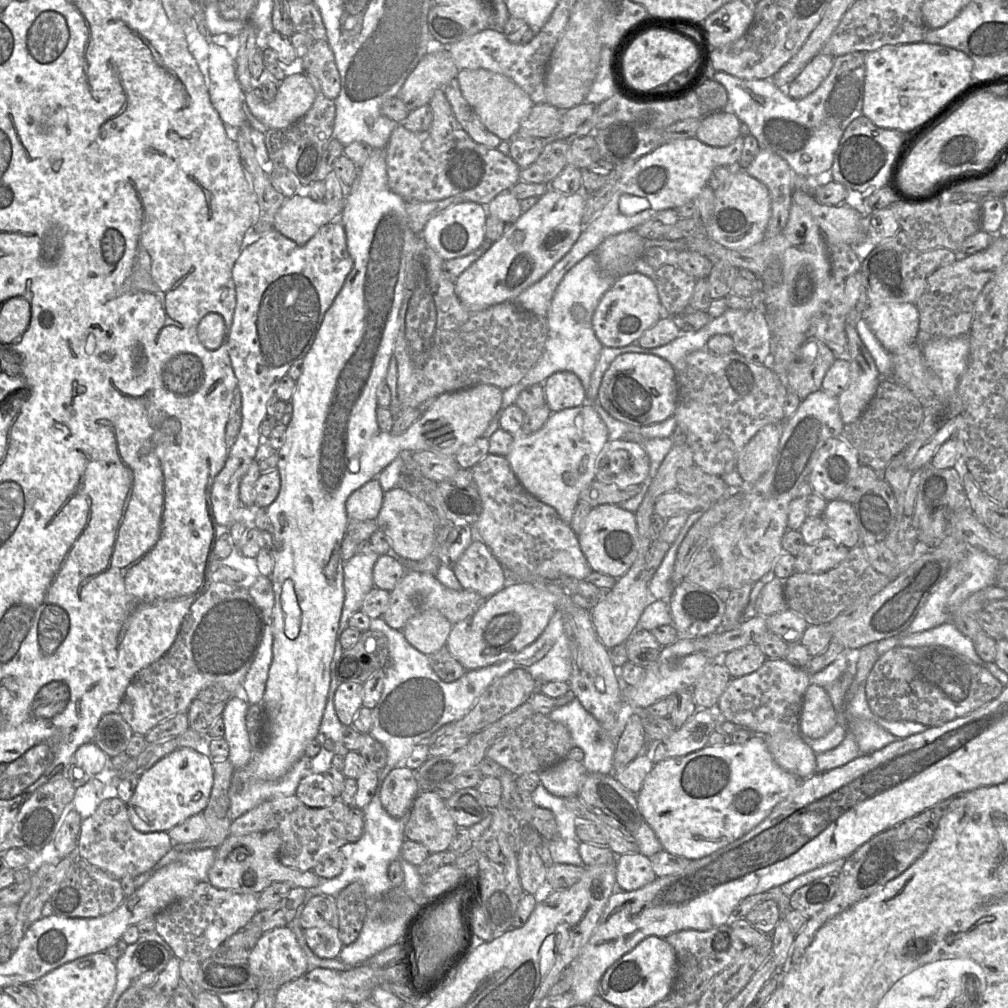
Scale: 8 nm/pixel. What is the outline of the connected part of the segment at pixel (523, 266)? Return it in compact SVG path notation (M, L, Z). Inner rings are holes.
M549 188L528 211L508 224L502 237L494 242L477 261L462 272L455 281L455 293L471 310L483 310L496 304L513 301L525 289L541 280L572 248L583 226L585 198L582 192L563 193Z

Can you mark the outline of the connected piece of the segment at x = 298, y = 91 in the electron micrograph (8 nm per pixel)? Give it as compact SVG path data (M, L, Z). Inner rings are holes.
M304 73L286 76L279 84L276 98L268 103L255 97L254 92L245 94L251 113L272 129L284 129L302 118L312 107L316 92Z

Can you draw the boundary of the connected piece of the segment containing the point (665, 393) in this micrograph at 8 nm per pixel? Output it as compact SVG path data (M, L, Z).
M621 354L602 378L597 403L613 418L630 426L643 427L663 422L673 416L677 404L674 366L655 355Z

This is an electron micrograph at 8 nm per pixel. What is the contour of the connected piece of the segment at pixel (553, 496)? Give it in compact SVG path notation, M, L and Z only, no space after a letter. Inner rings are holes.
M587 400L581 406L552 412L544 426L530 435L514 436L506 455L512 471L523 487L551 506L570 524L580 493L595 480L595 462L608 439L606 425Z

